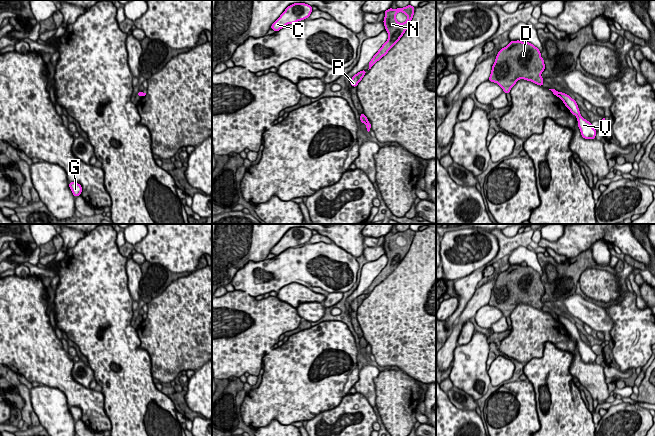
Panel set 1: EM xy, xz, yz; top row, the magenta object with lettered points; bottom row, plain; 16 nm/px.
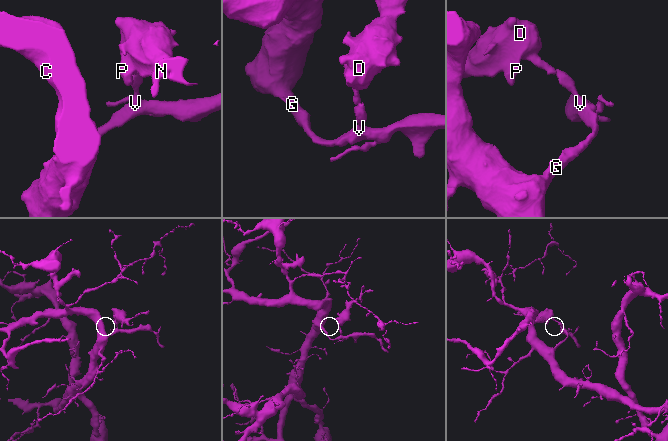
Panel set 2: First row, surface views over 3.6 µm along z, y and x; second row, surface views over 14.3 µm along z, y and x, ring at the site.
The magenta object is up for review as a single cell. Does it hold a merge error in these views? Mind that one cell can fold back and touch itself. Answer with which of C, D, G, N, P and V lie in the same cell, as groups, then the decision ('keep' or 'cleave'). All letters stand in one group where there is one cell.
groups C G V / D N P; cleave

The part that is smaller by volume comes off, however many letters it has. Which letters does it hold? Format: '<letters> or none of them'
D, N, P

